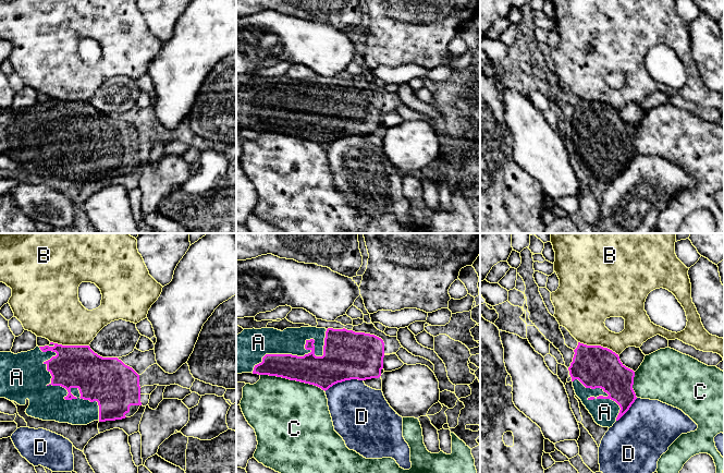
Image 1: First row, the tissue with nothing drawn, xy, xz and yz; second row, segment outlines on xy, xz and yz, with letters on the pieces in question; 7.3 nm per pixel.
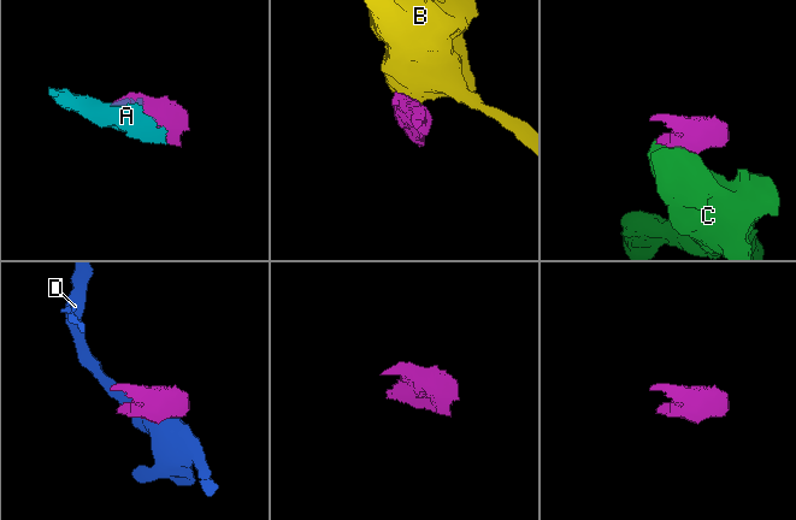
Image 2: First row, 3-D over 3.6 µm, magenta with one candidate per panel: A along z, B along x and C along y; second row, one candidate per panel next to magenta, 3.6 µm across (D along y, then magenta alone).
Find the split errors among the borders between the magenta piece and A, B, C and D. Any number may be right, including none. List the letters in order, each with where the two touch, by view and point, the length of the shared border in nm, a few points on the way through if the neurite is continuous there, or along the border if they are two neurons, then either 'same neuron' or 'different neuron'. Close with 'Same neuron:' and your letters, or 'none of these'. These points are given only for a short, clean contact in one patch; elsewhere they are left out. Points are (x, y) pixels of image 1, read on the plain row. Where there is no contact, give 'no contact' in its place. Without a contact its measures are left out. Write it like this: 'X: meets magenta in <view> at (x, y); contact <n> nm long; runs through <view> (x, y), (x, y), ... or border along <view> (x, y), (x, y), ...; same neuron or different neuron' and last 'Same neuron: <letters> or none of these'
A: meets magenta in xy at (58, 141); contact 700 nm long; same neuron
B: meets magenta in yz at (599, 101); contact 320 nm long; border along yz (578, 97), (585, 100), (600, 100), (618, 110); different neuron
C: meets magenta in xz at (293, 135); contact 500 nm long; different neuron
D: meets magenta in xz at (343, 136); contact 300 nm long; different neuron
Same neuron: A

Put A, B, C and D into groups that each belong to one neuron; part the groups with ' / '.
A / B / C / D

